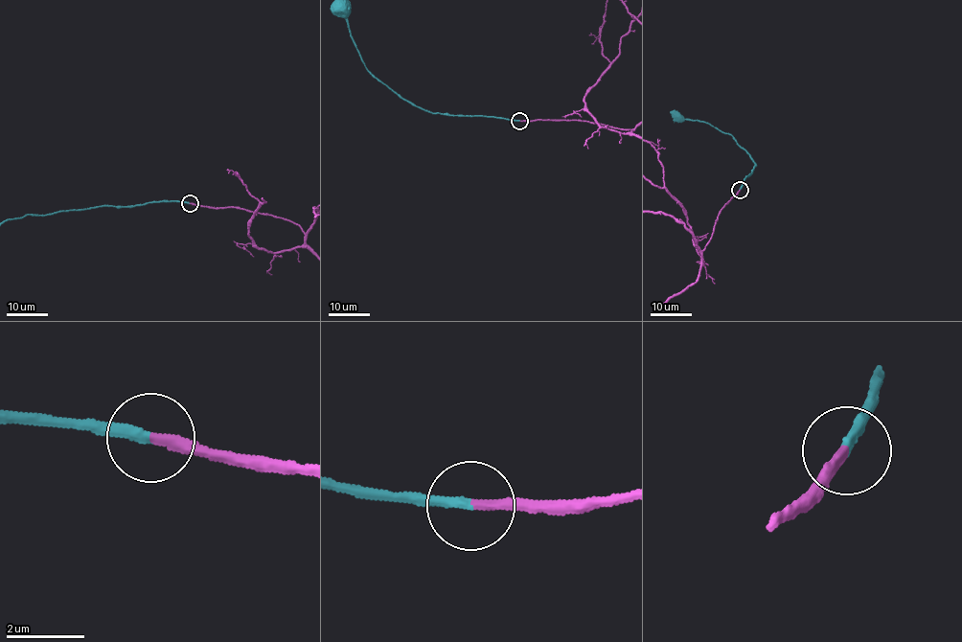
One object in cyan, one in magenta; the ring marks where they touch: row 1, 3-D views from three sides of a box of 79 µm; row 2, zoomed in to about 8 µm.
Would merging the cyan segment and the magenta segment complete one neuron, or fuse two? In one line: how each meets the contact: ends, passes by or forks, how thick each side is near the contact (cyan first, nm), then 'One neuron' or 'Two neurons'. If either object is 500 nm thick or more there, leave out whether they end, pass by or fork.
At the ring cyan ends. At the ring magenta ends. Thickness 280 nm (cyan) against 240 nm. One neuron

